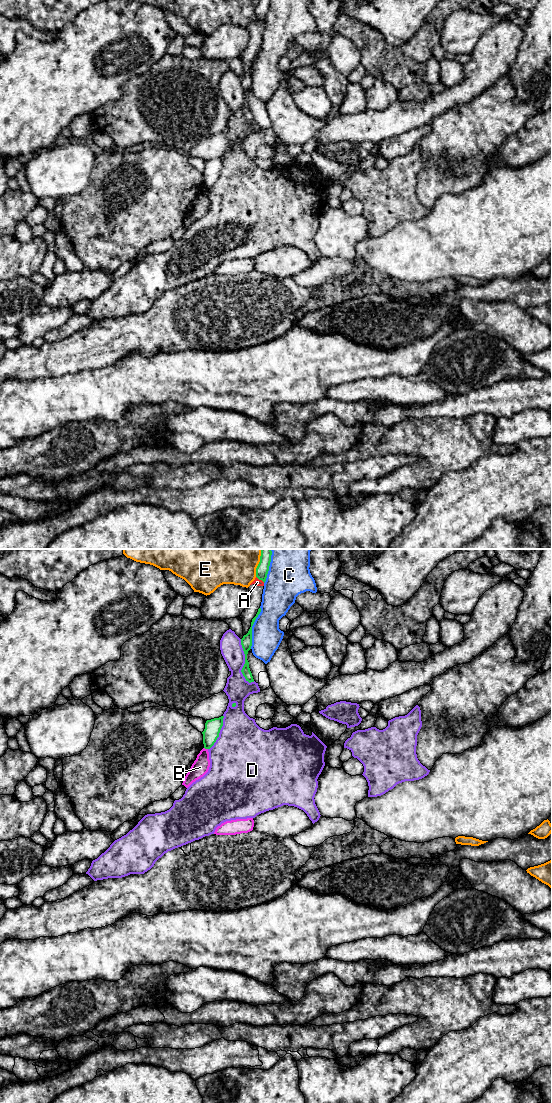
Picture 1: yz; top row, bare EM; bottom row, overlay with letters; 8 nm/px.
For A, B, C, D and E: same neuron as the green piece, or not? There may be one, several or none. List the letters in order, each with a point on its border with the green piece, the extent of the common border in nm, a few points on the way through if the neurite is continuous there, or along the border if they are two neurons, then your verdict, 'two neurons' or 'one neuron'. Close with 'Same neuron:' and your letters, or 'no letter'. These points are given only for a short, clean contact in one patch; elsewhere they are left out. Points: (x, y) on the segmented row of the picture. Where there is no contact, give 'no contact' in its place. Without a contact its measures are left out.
A: yz (260, 579) | 90 nm | two neurons
B: yz (206, 748) | 40 nm | along yz (204, 747), (207, 749) | two neurons
C: yz (251, 628) | 340 nm | two neurons
D: yz (245, 661) | 360 nm | two neurons
E: yz (259, 563) | 220 nm | two neurons
Same neuron: no letter

